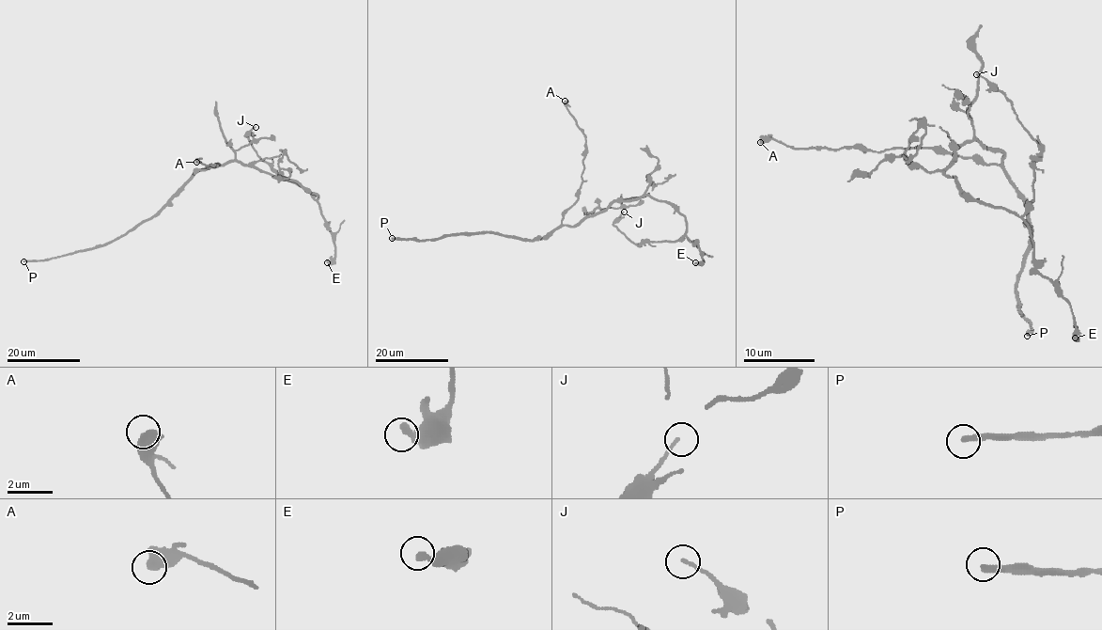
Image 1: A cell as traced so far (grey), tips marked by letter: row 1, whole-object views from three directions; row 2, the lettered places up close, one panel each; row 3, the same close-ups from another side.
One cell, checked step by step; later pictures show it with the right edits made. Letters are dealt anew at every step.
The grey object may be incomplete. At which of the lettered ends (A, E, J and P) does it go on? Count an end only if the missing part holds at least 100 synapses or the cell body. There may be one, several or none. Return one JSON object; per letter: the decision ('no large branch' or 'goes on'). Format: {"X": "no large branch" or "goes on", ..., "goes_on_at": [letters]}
{"A": "no large branch", "E": "no large branch", "J": "no large branch", "P": "goes on", "goes_on_at": ["P"]}

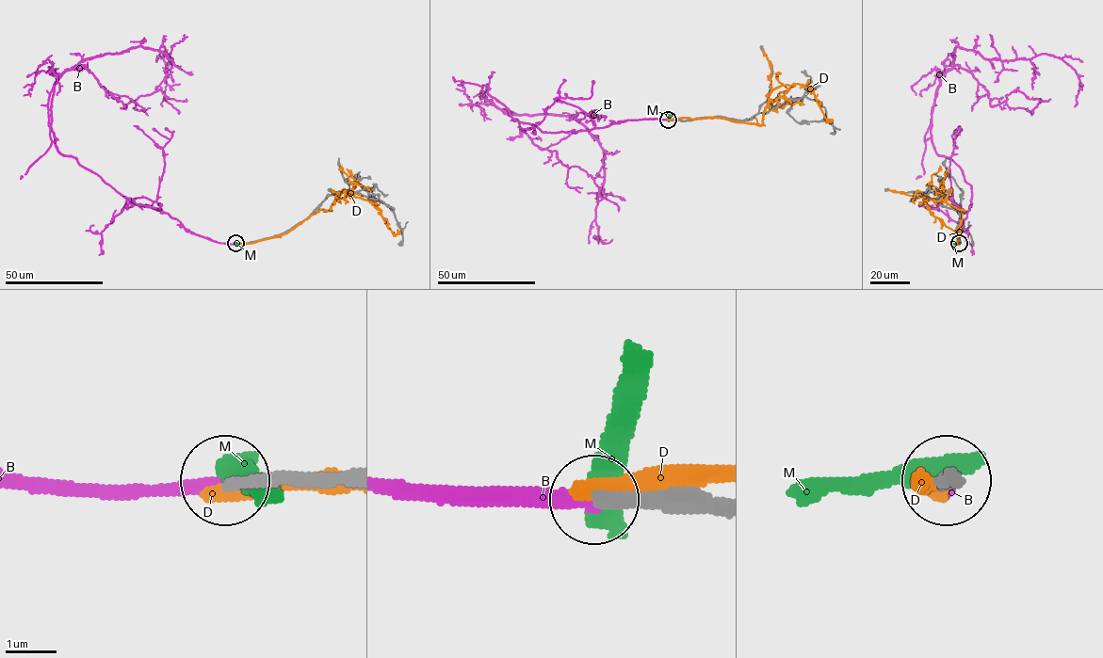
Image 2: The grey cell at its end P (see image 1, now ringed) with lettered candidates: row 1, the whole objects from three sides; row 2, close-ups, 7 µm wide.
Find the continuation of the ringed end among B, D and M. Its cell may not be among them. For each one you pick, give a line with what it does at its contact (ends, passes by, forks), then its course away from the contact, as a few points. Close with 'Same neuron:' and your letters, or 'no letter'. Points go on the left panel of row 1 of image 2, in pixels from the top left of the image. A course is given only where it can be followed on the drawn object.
B: it ends; course (235, 243), (129, 201), (59, 152), (51, 126), (65, 72), (138, 46), (171, 59), (163, 55), (162, 106)
Same neuron: B

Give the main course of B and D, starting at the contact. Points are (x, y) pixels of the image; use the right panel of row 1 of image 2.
B: (959, 243), (971, 185), (935, 152), (931, 130), (957, 46), (984, 58), (1062, 59), (1079, 80), (1075, 106)
D: (959, 243), (957, 230), (964, 210), (941, 200), (924, 197), (932, 216), (958, 233), (961, 230)

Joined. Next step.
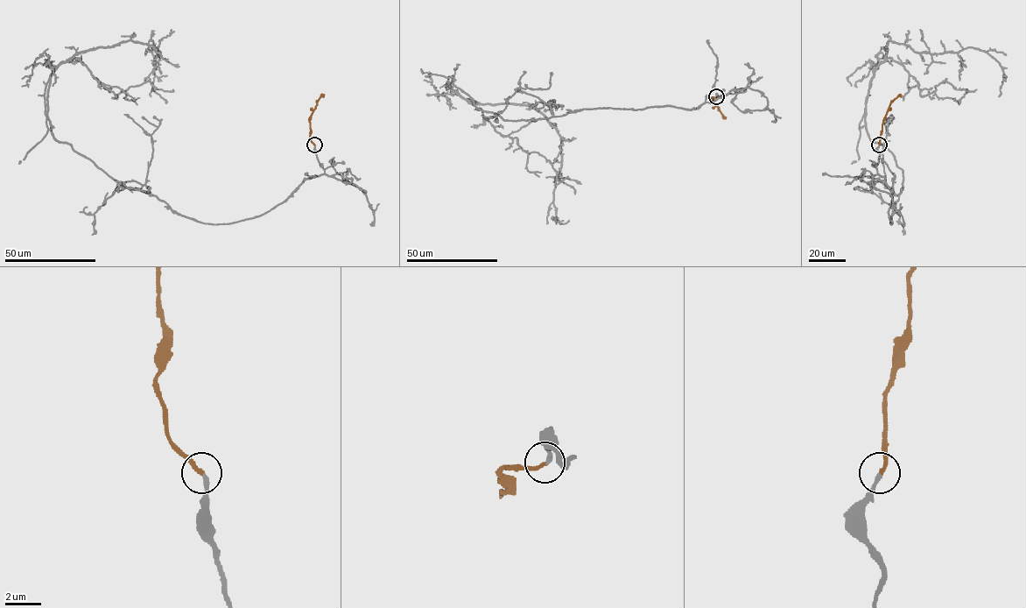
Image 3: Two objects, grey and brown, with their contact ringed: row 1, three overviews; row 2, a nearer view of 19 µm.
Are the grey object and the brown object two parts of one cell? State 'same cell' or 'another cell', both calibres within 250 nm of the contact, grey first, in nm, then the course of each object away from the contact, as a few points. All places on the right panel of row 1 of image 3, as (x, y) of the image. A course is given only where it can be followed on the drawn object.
same cell; 220 nm thick on the grey side, 220 nm on the other; grey runs (879, 144), (891, 223), (903, 171), (865, 118), (889, 40), (987, 53), (1003, 72), (999, 96); brown runs (879, 144), (882, 123), (889, 106), (901, 96)

